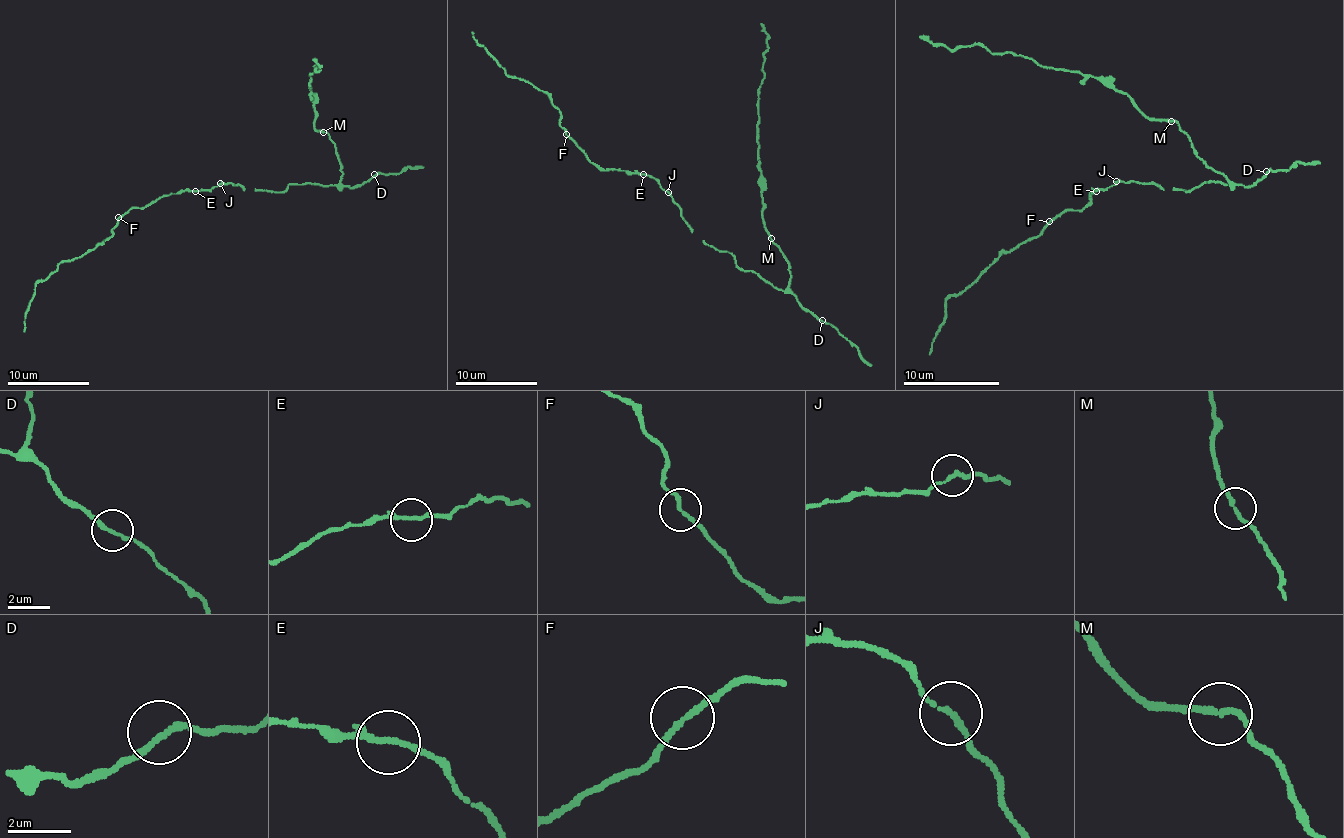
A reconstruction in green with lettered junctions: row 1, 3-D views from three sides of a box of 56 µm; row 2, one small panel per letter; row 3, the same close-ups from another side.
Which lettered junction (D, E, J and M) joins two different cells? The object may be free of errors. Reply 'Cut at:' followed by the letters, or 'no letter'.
Cut at: no letter

